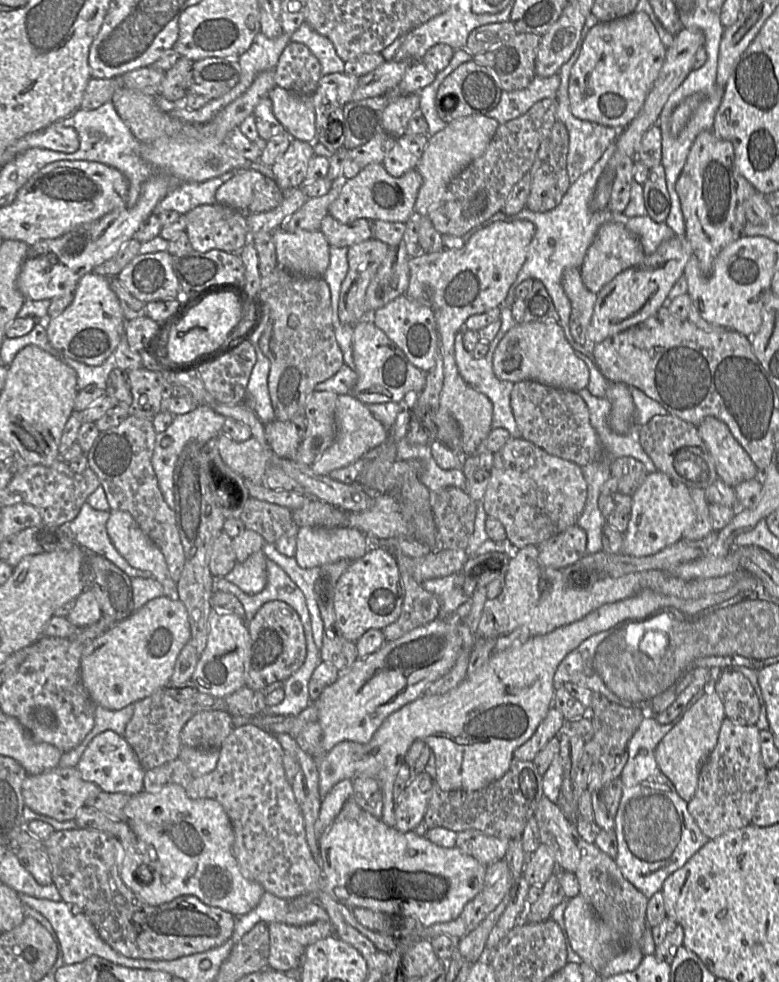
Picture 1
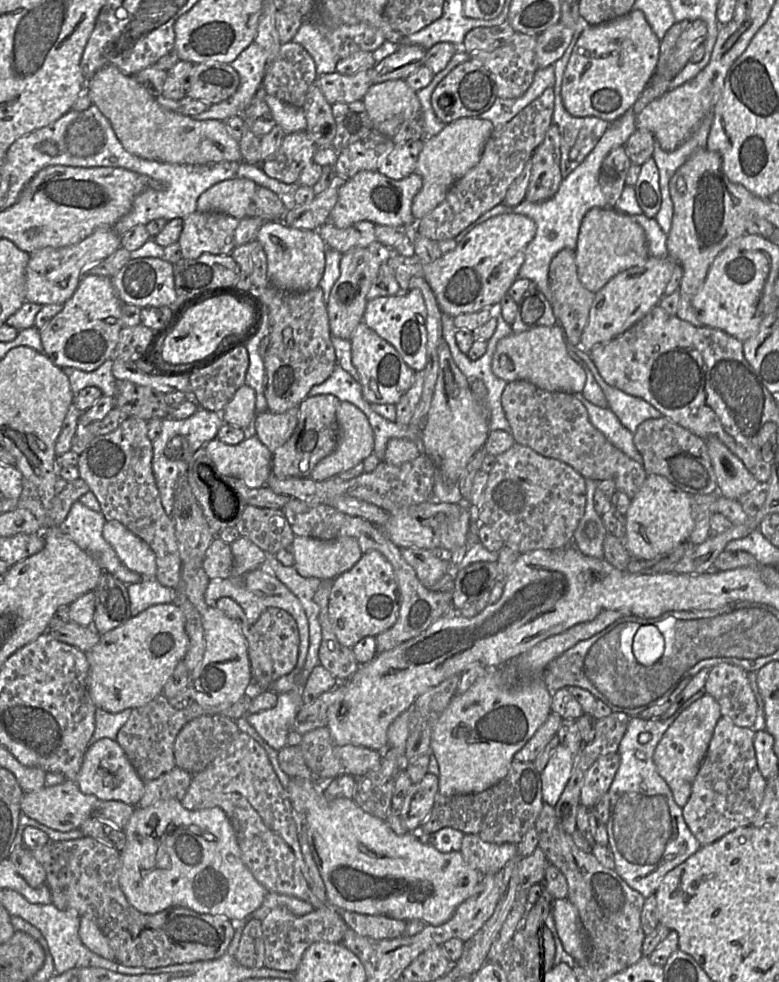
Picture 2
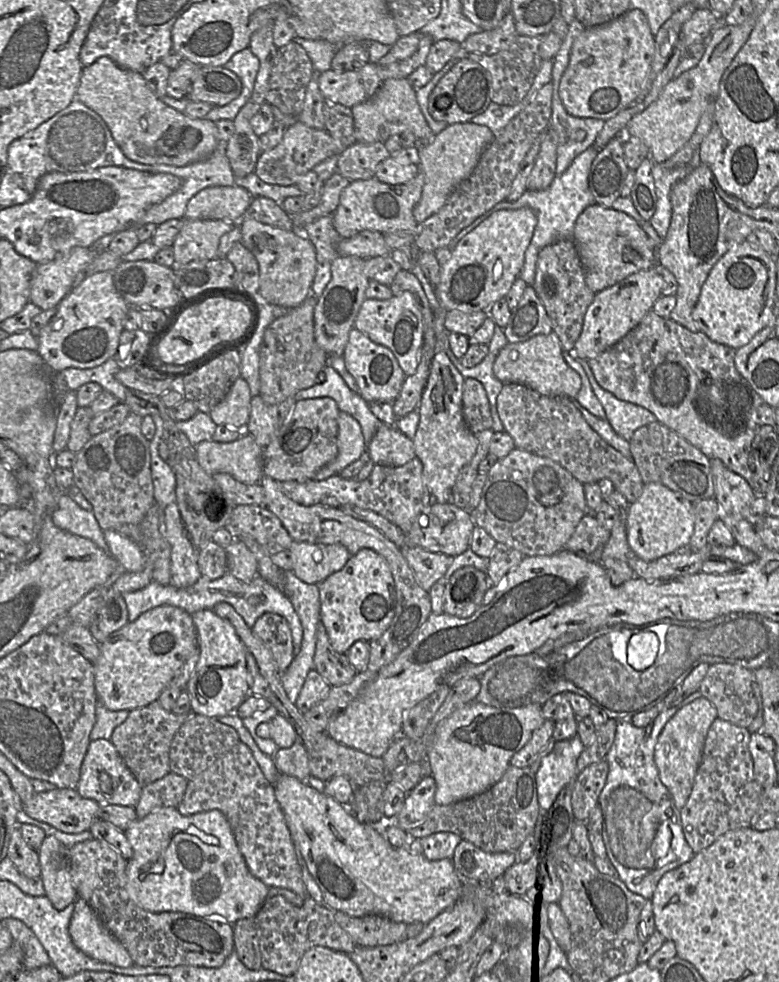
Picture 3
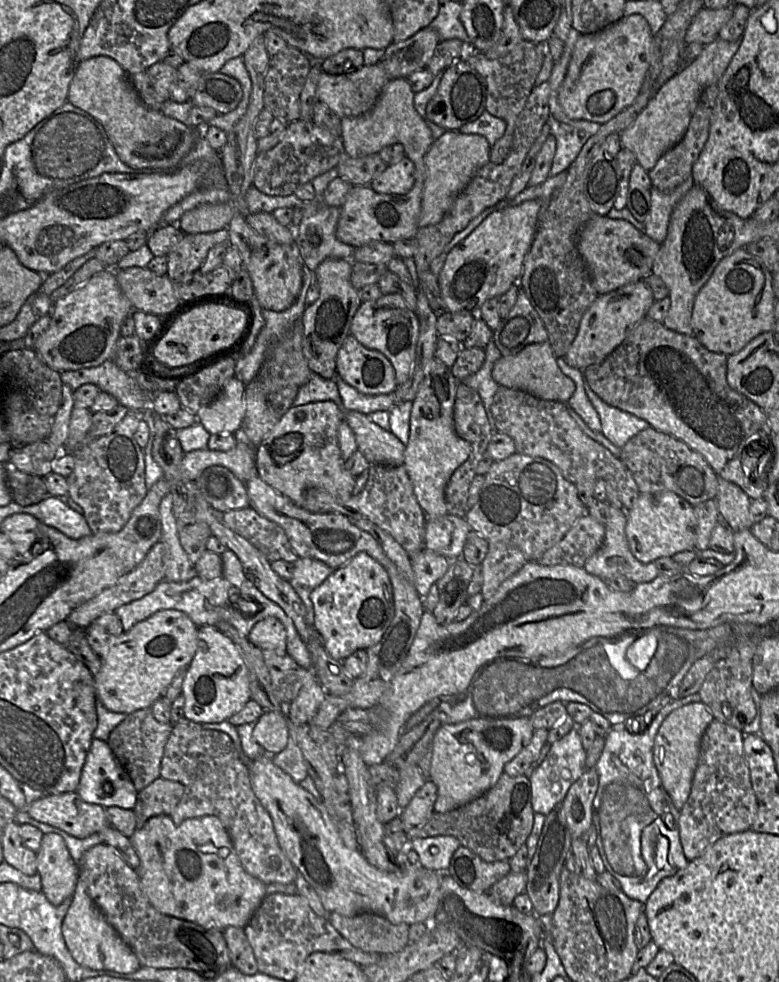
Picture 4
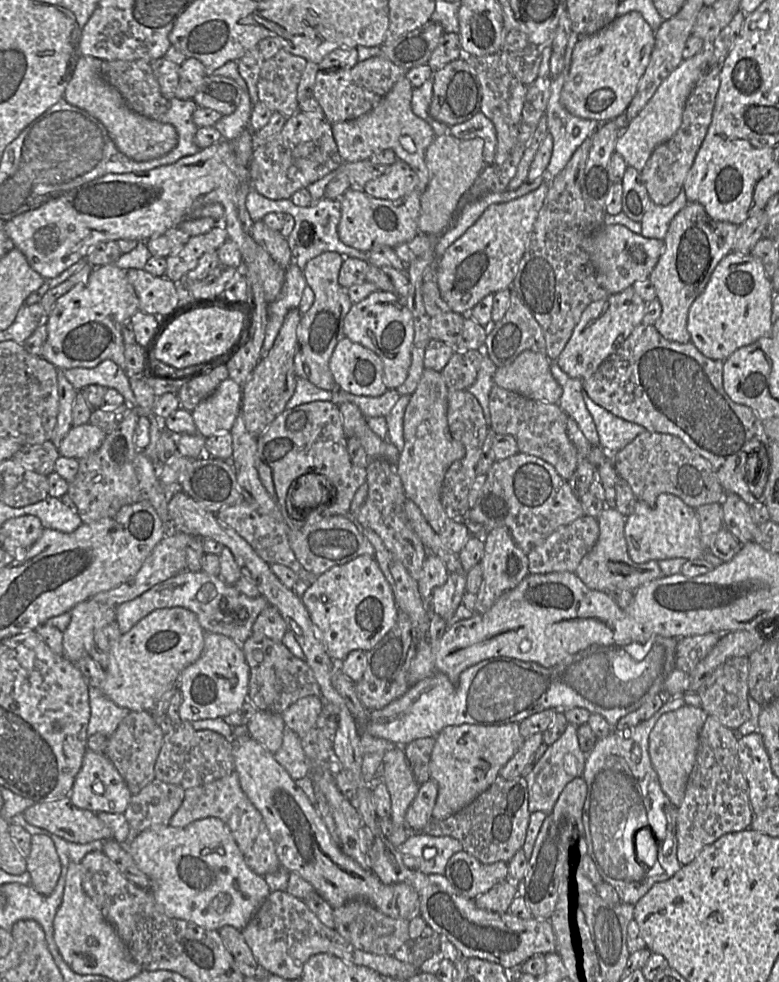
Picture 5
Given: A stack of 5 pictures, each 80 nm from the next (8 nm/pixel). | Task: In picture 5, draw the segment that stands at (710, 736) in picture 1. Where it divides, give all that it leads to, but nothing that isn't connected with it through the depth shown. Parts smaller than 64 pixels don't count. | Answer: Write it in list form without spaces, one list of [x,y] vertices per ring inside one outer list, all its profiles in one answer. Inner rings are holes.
[[[684,705],[663,714],[649,735],[649,756],[658,774],[661,789],[678,809],[684,799],[686,785],[696,762],[700,731],[708,717],[701,707]]]

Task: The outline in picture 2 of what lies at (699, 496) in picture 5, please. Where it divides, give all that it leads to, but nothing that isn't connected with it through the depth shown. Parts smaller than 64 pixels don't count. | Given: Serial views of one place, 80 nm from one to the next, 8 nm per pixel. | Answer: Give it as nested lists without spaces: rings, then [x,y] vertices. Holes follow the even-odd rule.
[[[667,417],[648,419],[637,427],[633,443],[643,458],[647,475],[661,475],[690,496],[718,493],[705,440],[686,428]]]

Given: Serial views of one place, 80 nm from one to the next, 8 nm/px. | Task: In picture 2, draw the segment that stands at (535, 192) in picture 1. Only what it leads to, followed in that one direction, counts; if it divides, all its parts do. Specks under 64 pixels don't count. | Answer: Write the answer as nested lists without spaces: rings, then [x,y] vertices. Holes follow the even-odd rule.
[[[551,123],[531,158],[532,170],[526,200],[540,203],[551,199],[557,193],[563,180],[560,159],[559,129],[556,124]]]

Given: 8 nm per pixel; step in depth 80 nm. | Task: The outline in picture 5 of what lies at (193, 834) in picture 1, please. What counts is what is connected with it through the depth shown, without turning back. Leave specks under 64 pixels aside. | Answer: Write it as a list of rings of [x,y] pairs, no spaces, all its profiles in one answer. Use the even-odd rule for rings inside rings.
[[[215,817],[199,819],[182,828],[152,826],[130,842],[128,850],[137,867],[148,877],[148,889],[163,913],[205,929],[219,930],[223,926],[231,926],[242,930],[270,893],[264,877],[247,866],[228,826]]]

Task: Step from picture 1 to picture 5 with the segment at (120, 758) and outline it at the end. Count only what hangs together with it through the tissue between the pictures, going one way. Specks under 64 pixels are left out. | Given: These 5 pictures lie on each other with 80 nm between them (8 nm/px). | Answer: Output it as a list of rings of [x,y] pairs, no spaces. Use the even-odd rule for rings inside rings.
[[[86,750],[69,794],[71,802],[80,809],[95,813],[124,813],[132,796],[124,779],[107,756],[104,753]]]

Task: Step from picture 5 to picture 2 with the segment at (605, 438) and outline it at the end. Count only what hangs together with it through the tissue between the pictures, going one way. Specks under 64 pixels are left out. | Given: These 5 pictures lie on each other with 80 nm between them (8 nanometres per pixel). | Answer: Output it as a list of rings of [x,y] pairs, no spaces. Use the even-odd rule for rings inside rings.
[[[579,350],[578,356],[586,363],[602,389],[608,408],[630,432],[634,434],[637,427],[648,419],[662,417],[662,414],[645,400],[626,394],[607,384],[587,351]]]

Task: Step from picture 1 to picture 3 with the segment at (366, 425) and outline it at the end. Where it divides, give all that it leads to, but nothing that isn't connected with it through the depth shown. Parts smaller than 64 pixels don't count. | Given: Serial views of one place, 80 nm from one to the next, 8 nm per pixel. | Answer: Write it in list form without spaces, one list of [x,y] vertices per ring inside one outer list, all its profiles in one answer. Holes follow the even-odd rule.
[[[339,411],[338,415],[338,454],[336,458],[320,468],[313,480],[322,481],[335,475],[359,459],[367,448],[360,423],[346,412]]]

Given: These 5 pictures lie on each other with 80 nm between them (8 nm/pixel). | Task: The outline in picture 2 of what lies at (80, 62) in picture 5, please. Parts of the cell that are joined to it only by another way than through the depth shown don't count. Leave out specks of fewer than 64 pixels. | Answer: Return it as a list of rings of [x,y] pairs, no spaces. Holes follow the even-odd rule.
[[[107,65],[99,69],[86,82],[86,92],[93,105],[109,120],[124,149],[140,158],[180,165],[204,165],[221,161],[241,162],[239,141],[229,135],[225,121],[216,119],[197,120],[162,106],[132,75],[122,73],[116,66]]]

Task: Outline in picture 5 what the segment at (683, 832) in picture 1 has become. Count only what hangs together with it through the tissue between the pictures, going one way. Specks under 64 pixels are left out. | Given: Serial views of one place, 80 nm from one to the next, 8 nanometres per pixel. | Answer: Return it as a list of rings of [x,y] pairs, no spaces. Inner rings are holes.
[[[689,692],[683,697],[671,697],[648,720],[628,731],[614,730],[609,736],[599,739],[586,756],[582,777],[587,784],[584,823],[588,859],[595,864],[603,881],[610,884],[617,891],[621,902],[626,904],[635,905],[656,883],[670,879],[682,867],[677,858],[677,808],[661,789],[658,774],[652,766],[649,735],[663,714],[684,705],[701,707],[701,699],[697,693]]]

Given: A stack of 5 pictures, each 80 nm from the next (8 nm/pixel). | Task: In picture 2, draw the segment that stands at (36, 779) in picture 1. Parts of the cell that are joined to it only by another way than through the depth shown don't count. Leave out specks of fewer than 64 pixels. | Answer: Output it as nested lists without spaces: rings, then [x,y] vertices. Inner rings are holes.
[[[65,779],[61,784],[43,786],[37,791],[24,793],[21,800],[21,811],[52,829],[68,832],[79,829],[84,821],[93,815],[93,807],[97,801],[95,796],[82,793],[75,780]]]

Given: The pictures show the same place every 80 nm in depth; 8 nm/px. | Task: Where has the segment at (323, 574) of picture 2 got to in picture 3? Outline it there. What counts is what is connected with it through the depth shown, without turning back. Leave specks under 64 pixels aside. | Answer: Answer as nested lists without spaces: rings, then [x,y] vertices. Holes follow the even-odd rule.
[[[292,541],[292,572],[301,581],[319,584],[329,575],[339,571],[351,557],[342,544],[311,544]]]

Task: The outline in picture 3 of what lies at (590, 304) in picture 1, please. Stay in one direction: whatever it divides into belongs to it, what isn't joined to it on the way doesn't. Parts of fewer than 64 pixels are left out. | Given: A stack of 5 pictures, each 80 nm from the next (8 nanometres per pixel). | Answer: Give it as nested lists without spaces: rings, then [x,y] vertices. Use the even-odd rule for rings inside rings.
[[[573,239],[556,241],[539,252],[532,286],[551,319],[552,331],[558,336],[563,352],[573,351],[582,331],[586,311],[596,294],[586,284]]]

